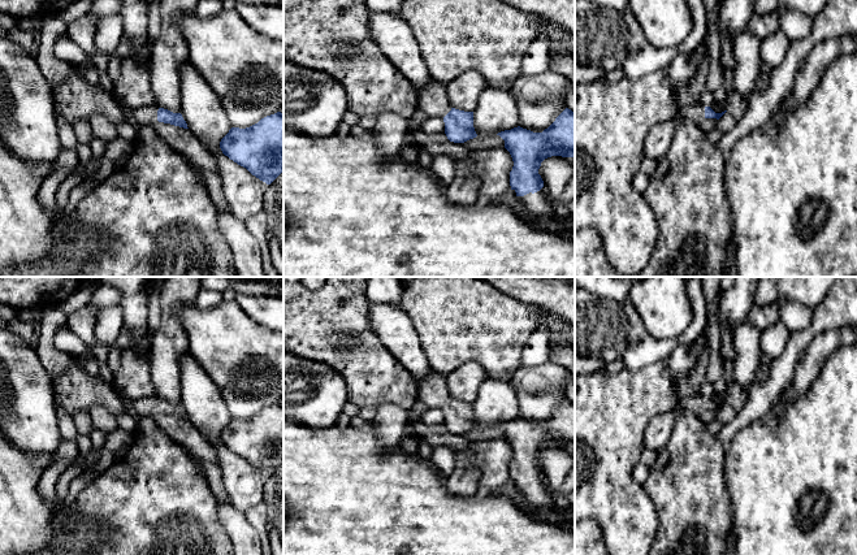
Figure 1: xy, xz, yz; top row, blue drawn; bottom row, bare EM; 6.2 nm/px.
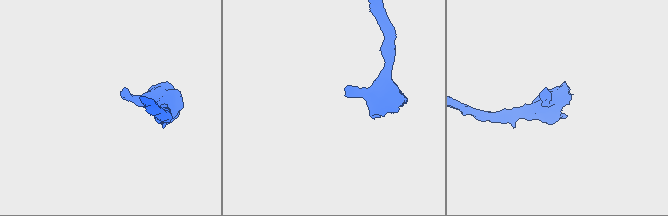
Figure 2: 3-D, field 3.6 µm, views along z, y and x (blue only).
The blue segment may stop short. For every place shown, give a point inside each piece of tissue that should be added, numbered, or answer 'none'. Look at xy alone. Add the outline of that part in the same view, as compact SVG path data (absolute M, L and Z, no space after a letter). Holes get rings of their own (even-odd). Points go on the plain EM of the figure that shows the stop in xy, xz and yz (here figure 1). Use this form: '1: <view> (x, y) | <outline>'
1: xy (146, 406) | M148 396L142 398L139 400L134 400L134 409L142 416L152 416L157 412L157 402L159 398L156 396Z

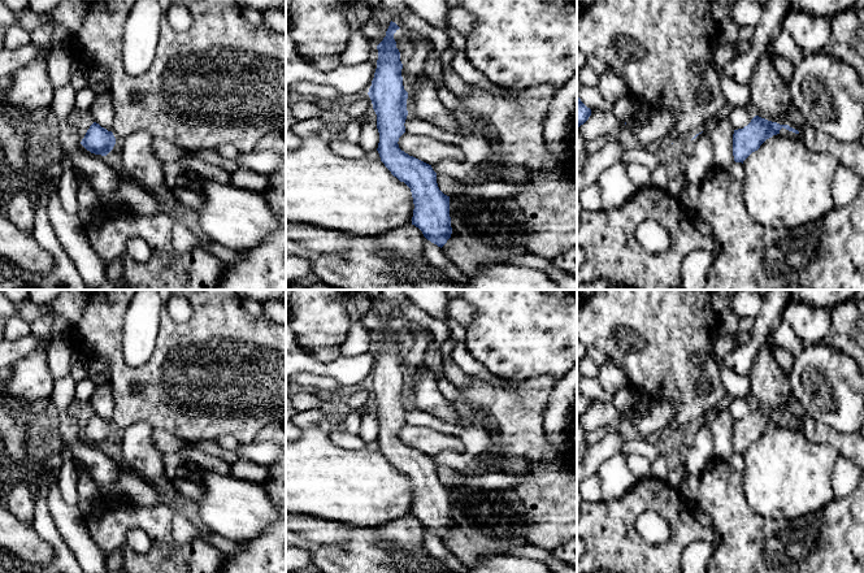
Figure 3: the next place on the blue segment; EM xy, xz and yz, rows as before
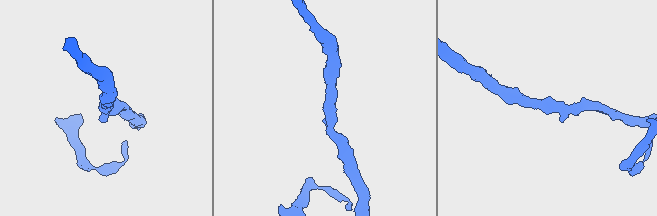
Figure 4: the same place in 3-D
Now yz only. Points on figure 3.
none

